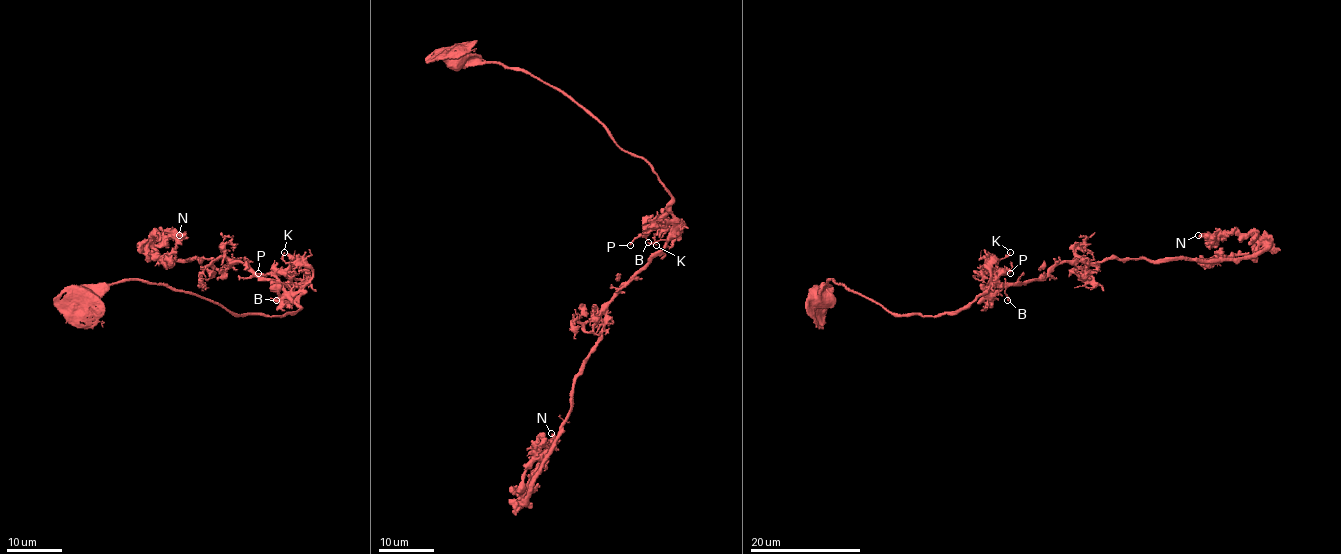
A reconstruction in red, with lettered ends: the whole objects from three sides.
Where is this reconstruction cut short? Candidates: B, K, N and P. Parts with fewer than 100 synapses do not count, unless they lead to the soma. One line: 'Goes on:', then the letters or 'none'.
Goes on: none

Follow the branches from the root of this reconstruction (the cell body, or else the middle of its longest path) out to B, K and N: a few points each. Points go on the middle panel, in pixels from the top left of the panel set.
B: (456, 56), (529, 71), (569, 94), (620, 147), (641, 157), (671, 197), (671, 235), (648, 242)
K: (456, 56), (529, 71), (569, 94), (620, 147), (641, 157), (671, 197), (673, 220), (663, 217), (656, 245)
N: (456, 56), (563, 90), (671, 197), (671, 237), (608, 306), (563, 432), (526, 470), (522, 494), (551, 433)

